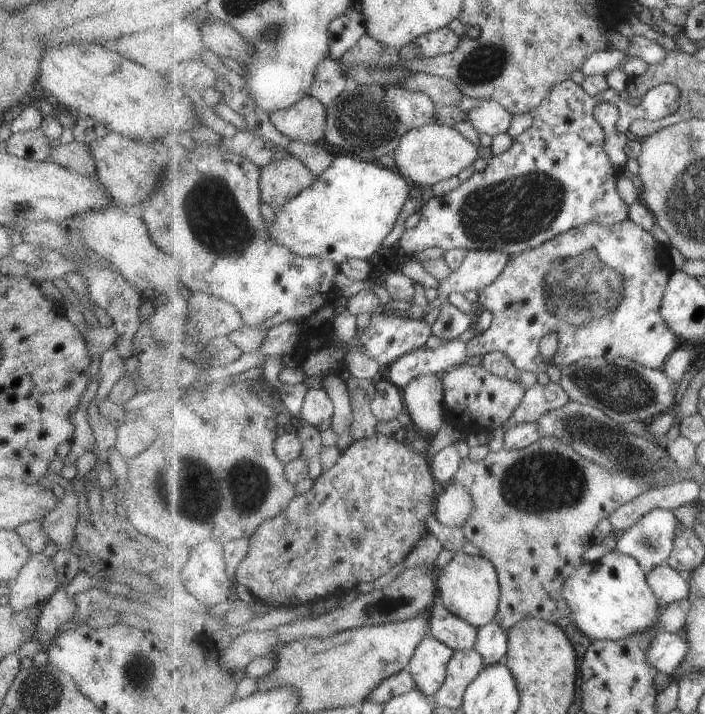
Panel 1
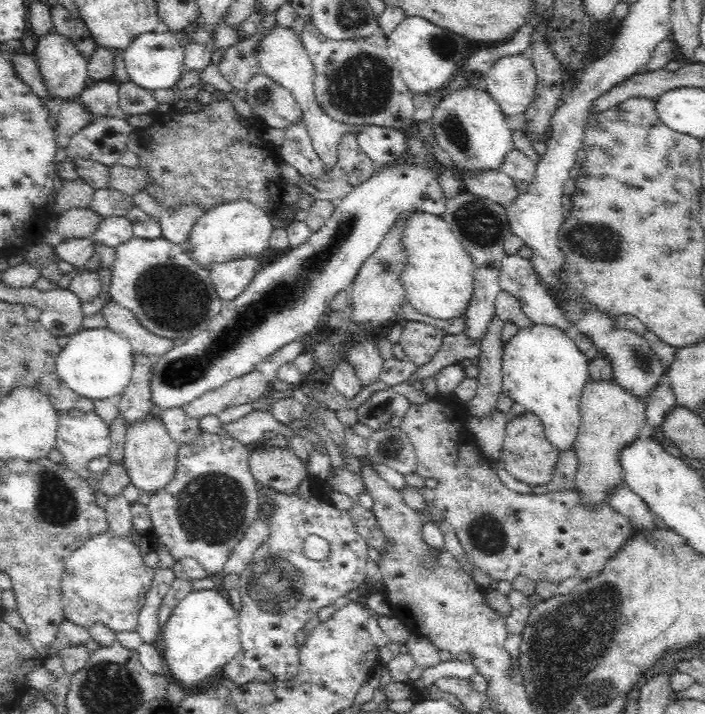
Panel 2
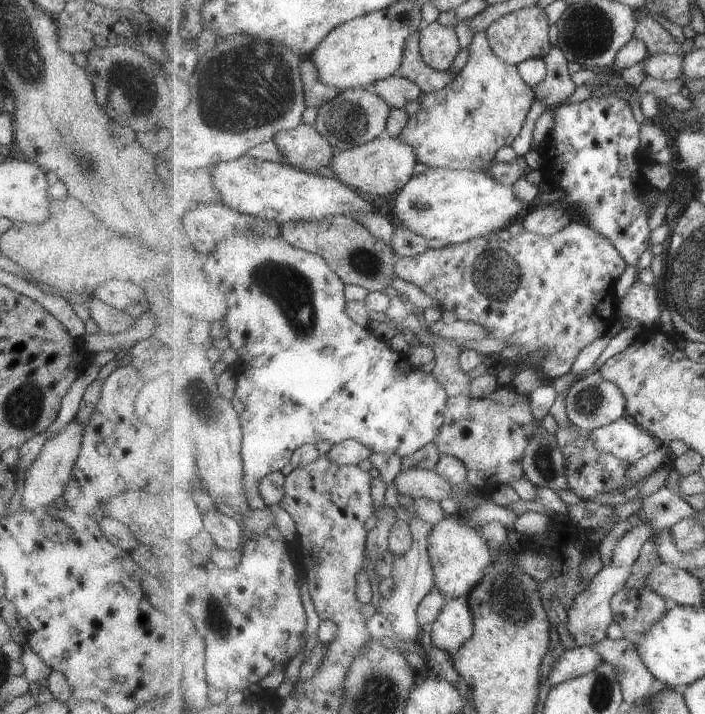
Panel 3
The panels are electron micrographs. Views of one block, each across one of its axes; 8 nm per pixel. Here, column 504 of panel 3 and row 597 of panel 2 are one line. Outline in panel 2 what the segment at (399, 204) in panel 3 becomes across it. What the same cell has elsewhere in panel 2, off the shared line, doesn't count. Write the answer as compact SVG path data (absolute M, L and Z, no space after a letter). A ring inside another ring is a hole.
M221 588L189 592L178 601L162 627L164 666L184 686L201 686L236 656L241 647L239 634L238 612Z

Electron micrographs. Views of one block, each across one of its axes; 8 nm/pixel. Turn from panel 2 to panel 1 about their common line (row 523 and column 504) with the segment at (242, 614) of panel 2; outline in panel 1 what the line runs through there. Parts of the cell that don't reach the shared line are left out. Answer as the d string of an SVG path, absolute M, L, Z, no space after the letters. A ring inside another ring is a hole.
M625 220L625 222L617 222L613 226L601 226L596 222L587 222L579 228L571 228L567 230L565 234L559 234L555 236L553 240L545 242L543 246L538 246L534 249L529 249L521 254L514 255L512 261L507 266L507 269L500 274L495 282L483 290L479 290L480 304L483 309L491 312L493 319L491 320L490 327L479 336L474 336L467 342L467 354L471 356L485 356L490 352L503 352L513 359L515 366L521 371L531 373L544 373L547 368L546 362L542 361L542 357L539 353L539 344L541 344L541 338L547 336L549 332L557 332L559 343L556 353L553 355L552 362L559 368L565 368L567 365L572 365L574 362L580 361L582 358L628 358L637 362L641 366L646 366L652 369L661 369L663 364L667 362L671 353L681 344L679 335L675 334L671 328L669 328L668 322L665 322L663 316L661 316L661 306L665 292L668 288L669 280L675 271L673 260L669 255L669 247L661 244L655 240L655 236L651 232L647 232L643 226L635 224L633 220Z

